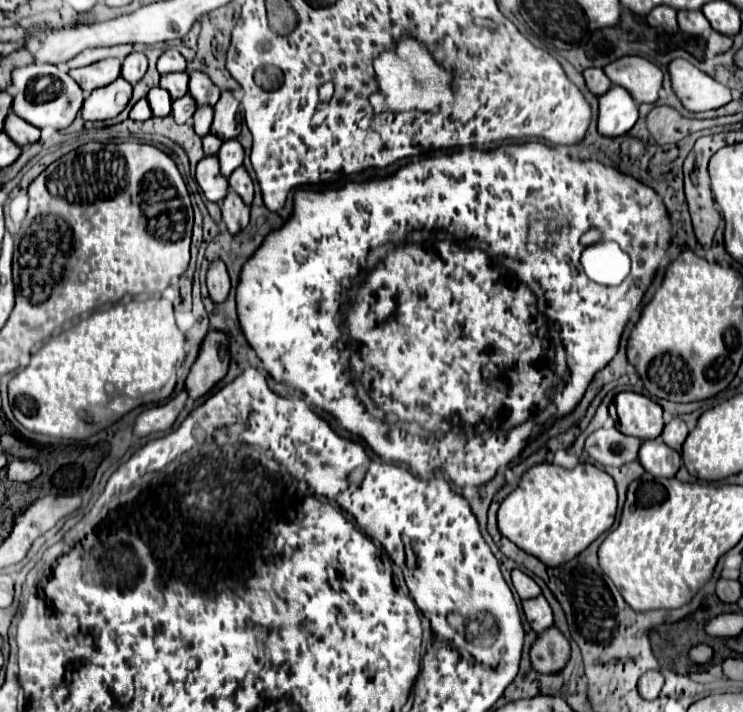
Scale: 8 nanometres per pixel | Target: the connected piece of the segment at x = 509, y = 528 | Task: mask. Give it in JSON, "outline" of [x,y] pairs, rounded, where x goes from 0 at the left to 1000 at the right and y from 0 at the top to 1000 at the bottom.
{"outline":[[[723,652],[704,666],[699,683],[677,702],[669,730],[674,750],[704,775],[725,784],[734,795],[755,795],[825,739],[828,716],[830,688],[814,660],[798,652],[777,652],[771,660]]]}

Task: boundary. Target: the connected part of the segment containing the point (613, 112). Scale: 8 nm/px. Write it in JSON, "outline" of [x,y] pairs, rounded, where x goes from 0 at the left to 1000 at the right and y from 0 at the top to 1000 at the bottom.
{"outline":[[[836,121],[820,124],[814,135],[806,138],[803,183],[812,191],[836,191],[852,180],[857,171],[857,146]]]}

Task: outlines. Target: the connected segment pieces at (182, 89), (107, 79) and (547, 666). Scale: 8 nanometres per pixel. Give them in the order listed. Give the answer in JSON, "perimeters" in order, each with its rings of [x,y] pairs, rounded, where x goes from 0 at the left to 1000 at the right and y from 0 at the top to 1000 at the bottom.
{"perimeters":[[[[227,101],[227,104],[217,107],[214,121],[222,124],[222,126],[230,132],[230,138],[236,140],[236,138],[249,135],[249,132],[254,129],[254,124],[252,124],[252,112],[254,112],[252,101]]],[[[144,81],[128,90],[120,90],[114,96],[101,96],[93,98],[93,107],[120,132],[128,124],[144,121],[152,112],[157,112],[163,104],[163,87],[157,81]]],[[[744,876],[744,882],[734,882],[734,888],[723,890],[715,904],[712,924],[715,938],[725,947],[747,947],[760,938],[769,921],[766,899],[755,890],[755,885]]]]}

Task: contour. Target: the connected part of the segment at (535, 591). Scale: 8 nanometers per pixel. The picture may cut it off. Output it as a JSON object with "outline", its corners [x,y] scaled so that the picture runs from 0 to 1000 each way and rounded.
{"outline":[[[696,798],[688,803],[688,817],[690,817],[690,823],[693,823],[701,843],[720,840],[720,837],[728,834],[728,826],[720,820],[720,815],[715,809],[709,809],[707,803],[696,801]]]}

